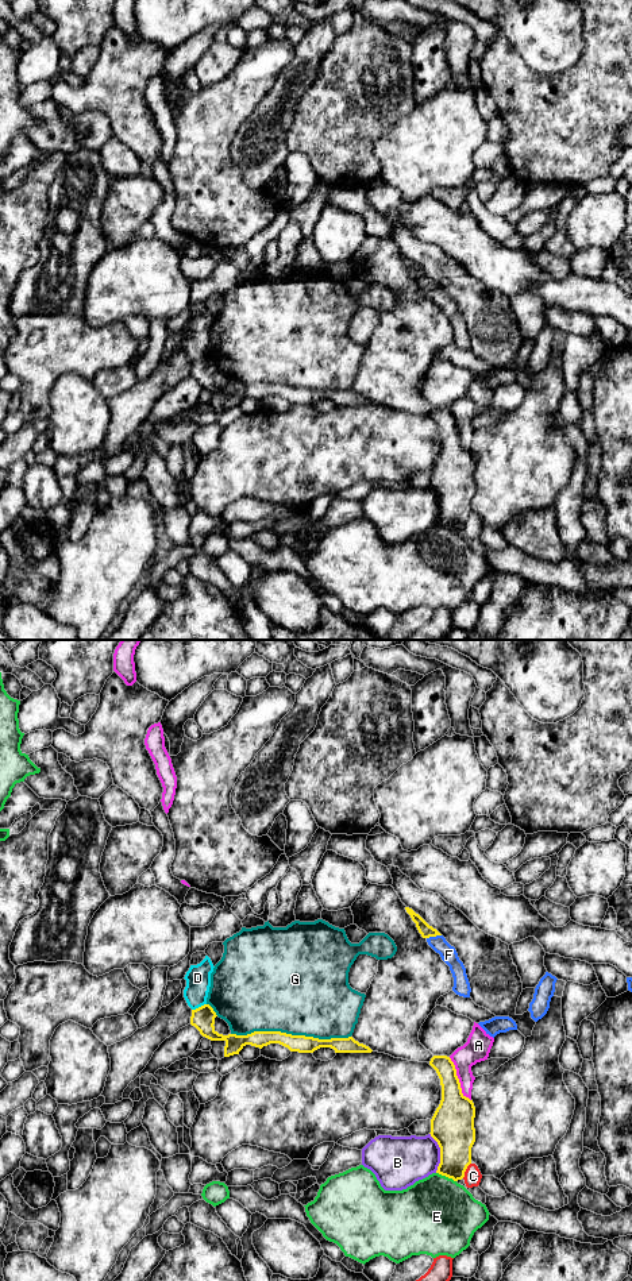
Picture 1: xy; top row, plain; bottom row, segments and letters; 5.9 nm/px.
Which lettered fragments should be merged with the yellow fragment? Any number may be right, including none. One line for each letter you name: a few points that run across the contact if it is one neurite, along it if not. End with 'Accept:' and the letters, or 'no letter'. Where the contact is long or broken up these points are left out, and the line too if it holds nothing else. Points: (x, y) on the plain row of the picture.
Accept: no letter

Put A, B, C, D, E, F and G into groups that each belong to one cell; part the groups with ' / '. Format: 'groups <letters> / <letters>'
groups A / B / C / D / E / F / G

